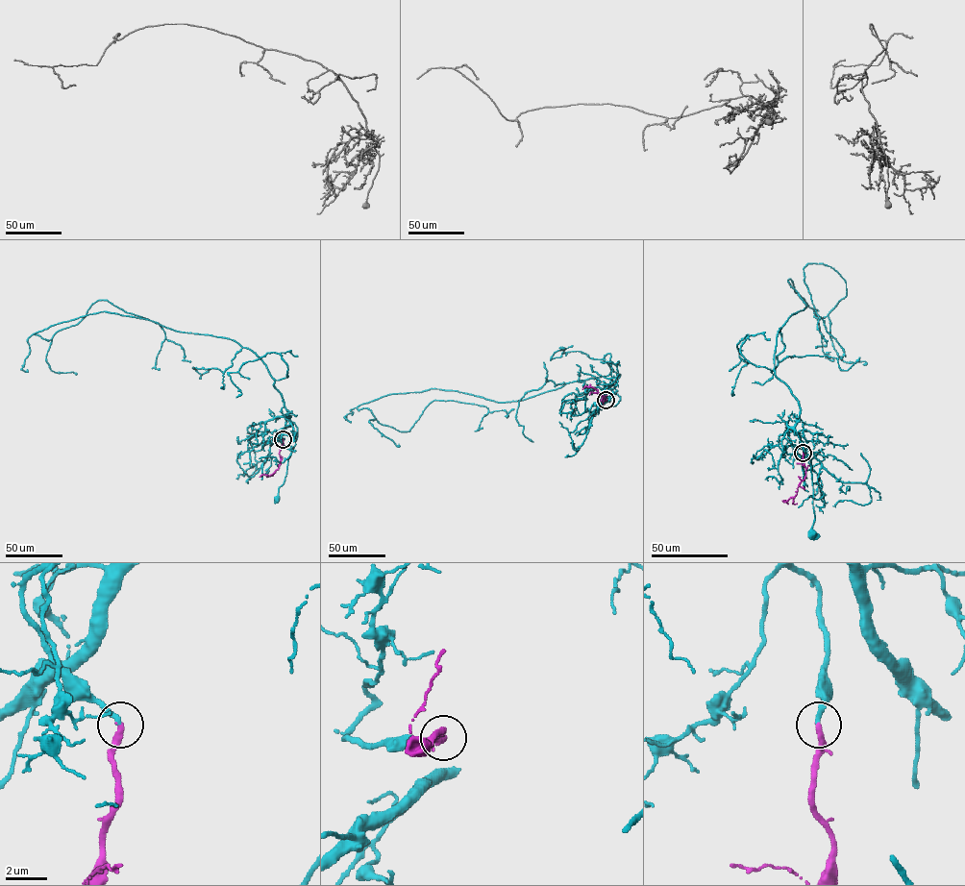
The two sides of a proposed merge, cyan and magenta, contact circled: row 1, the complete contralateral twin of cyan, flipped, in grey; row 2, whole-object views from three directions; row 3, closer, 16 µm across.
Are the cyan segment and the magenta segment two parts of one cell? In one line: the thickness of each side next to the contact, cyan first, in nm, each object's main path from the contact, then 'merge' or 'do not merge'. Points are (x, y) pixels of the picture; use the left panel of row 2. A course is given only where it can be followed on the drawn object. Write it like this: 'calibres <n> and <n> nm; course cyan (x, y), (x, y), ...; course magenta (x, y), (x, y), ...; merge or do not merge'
calibres 240 and 300 nm; course cyan (283, 439), (278, 431), (293, 422), (297, 428), (295, 445), (277, 498); course magenta (283, 439), (278, 468), (270, 475), (259, 477); merge

